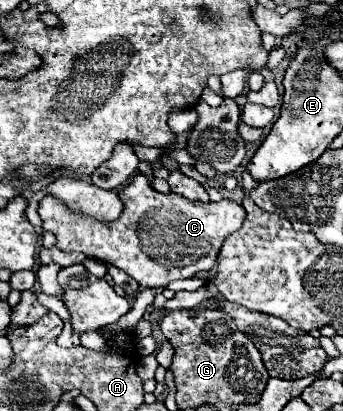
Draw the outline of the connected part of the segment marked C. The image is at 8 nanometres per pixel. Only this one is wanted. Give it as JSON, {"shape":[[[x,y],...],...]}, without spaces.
{"shape":[[[138,173],[120,191],[124,203],[122,215],[116,221],[92,223],[92,219],[76,219],[60,207],[58,199],[42,199],[38,213],[44,229],[56,235],[56,247],[76,251],[88,257],[112,263],[134,277],[142,287],[166,287],[174,279],[188,279],[214,269],[218,251],[226,235],[236,231],[246,211],[232,199],[218,203],[196,203],[176,193],[164,195],[148,185],[148,179]]]}

